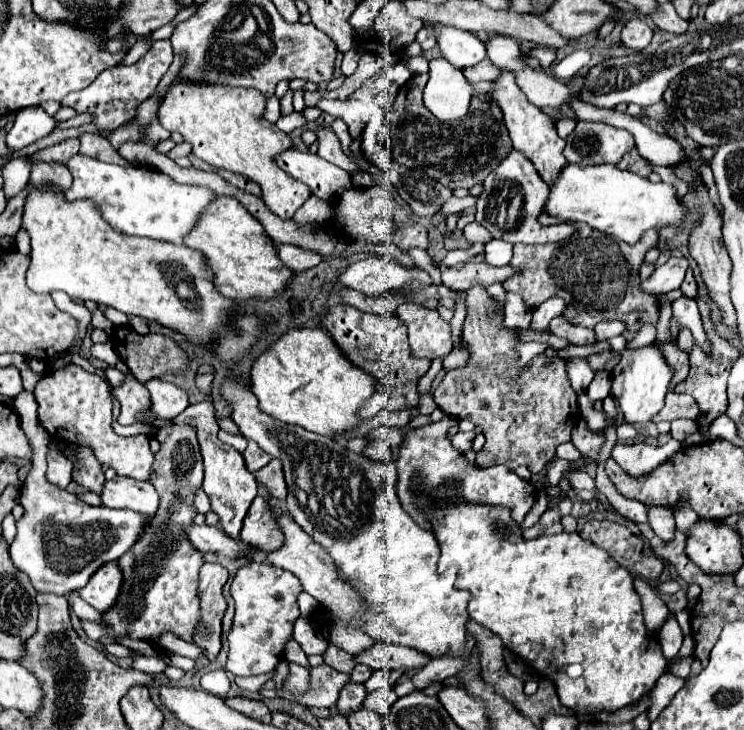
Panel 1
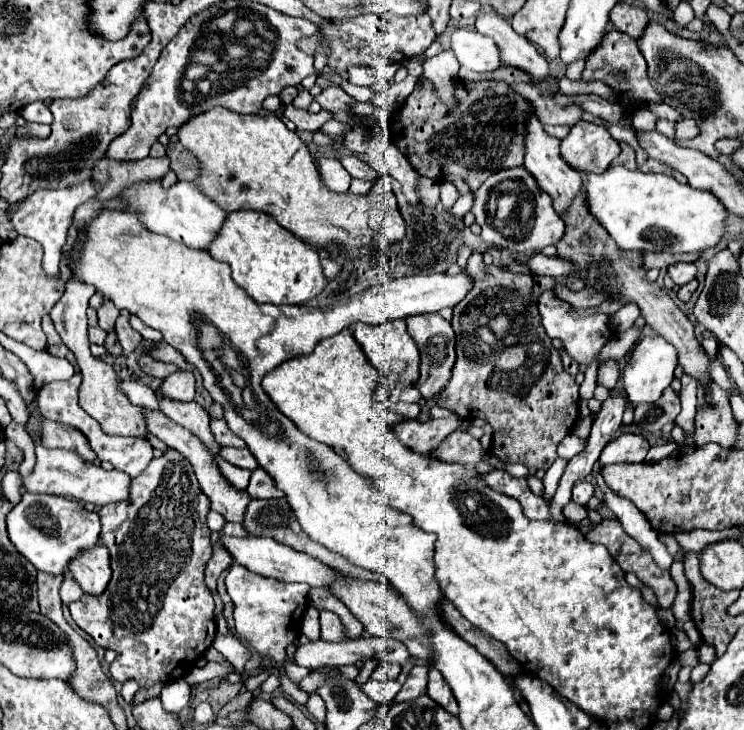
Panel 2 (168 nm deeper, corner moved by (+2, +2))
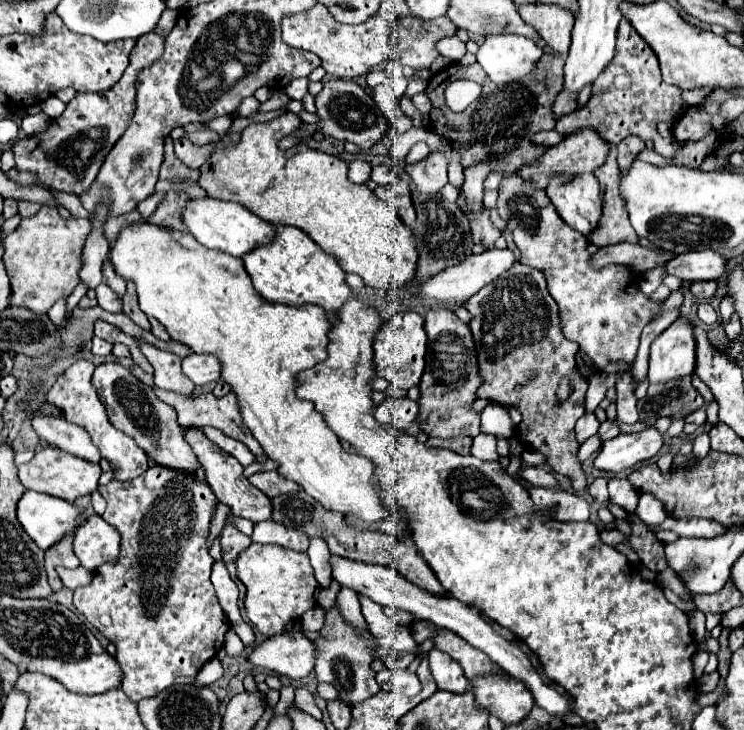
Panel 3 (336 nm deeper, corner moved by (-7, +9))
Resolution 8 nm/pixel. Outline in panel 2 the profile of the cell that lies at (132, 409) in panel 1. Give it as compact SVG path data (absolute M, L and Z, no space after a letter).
M144 410L146 414L146 422L148 422L148 430L150 434L154 434L156 438L160 438L168 448L180 452L182 456L186 456L186 460L192 462L192 468L196 472L196 478L200 482L202 492L210 498L212 502L212 510L222 514L228 522L244 522L244 512L248 508L248 502L252 500L248 496L248 492L236 492L232 488L232 484L228 484L228 480L224 480L224 476L220 476L220 468L216 468L216 460L212 456L212 452L208 450L208 446L204 442L200 442L200 438L196 434L192 434L190 430L178 426L176 422L172 422L168 416L164 416L162 412L154 412L154 410Z

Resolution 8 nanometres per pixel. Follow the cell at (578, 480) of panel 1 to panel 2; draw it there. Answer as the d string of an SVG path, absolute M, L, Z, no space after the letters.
M582 480L582 482L578 482L576 486L574 486L574 490L572 490L572 502L576 502L576 504L588 504L588 500L594 496L594 484L590 484L590 482L586 482L586 480Z

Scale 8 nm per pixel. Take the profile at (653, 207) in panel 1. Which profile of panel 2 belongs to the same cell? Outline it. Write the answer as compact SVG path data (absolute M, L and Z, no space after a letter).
M610 166L602 174L584 174L584 178L582 190L588 196L590 212L622 250L670 252L672 256L702 252L714 248L726 232L728 212L724 204L712 192L680 184L672 176Z

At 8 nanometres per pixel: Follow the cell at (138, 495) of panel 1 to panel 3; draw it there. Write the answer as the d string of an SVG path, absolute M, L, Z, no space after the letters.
M45 447L45 449L37 451L29 463L19 467L19 481L23 483L25 489L55 495L65 501L75 501L81 495L91 495L93 491L97 491L101 473L103 473L103 469L99 463L91 463L83 457L65 453L57 447Z

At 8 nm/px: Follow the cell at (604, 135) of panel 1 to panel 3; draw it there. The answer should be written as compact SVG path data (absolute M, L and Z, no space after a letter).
M579 129L577 133L567 135L567 137L565 137L561 143L557 143L555 147L549 147L547 153L545 153L545 157L541 157L537 169L523 169L521 175L523 175L525 179L535 181L535 185L537 185L539 189L545 189L545 187L547 187L547 179L549 179L549 175L553 175L553 173L559 173L559 171L565 173L565 175L593 173L595 169L599 169L599 167L605 163L609 151L611 151L609 143L607 143L595 129Z

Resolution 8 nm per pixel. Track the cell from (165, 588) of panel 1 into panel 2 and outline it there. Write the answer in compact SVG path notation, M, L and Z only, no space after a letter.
M168 450L166 454L162 454L160 458L154 458L148 468L132 478L132 488L130 488L130 496L128 500L120 502L120 504L104 504L104 508L96 510L102 522L102 532L100 532L100 542L110 550L110 560L112 560L112 580L108 584L108 588L100 594L100 596L82 596L76 602L70 602L70 614L72 620L78 624L78 628L82 628L86 634L90 634L94 638L94 642L102 648L112 648L116 650L116 660L110 664L110 676L124 684L126 680L136 680L140 684L140 688L150 688L156 682L168 684L174 682L178 678L182 678L184 674L188 674L188 670L192 670L200 658L204 658L204 652L212 646L212 640L216 636L216 624L214 624L214 598L208 592L208 586L204 584L204 566L208 564L210 556L212 556L212 544L210 544L210 530L206 524L206 514L210 512L210 504L206 494L200 490L200 484L196 480L196 474L192 470L192 464L180 456L176 450Z

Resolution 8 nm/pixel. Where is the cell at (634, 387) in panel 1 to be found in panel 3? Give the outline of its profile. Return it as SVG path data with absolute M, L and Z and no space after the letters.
M679 317L669 329L665 329L651 343L647 381L651 385L657 385L691 375L693 365L695 365L695 341L691 321Z

